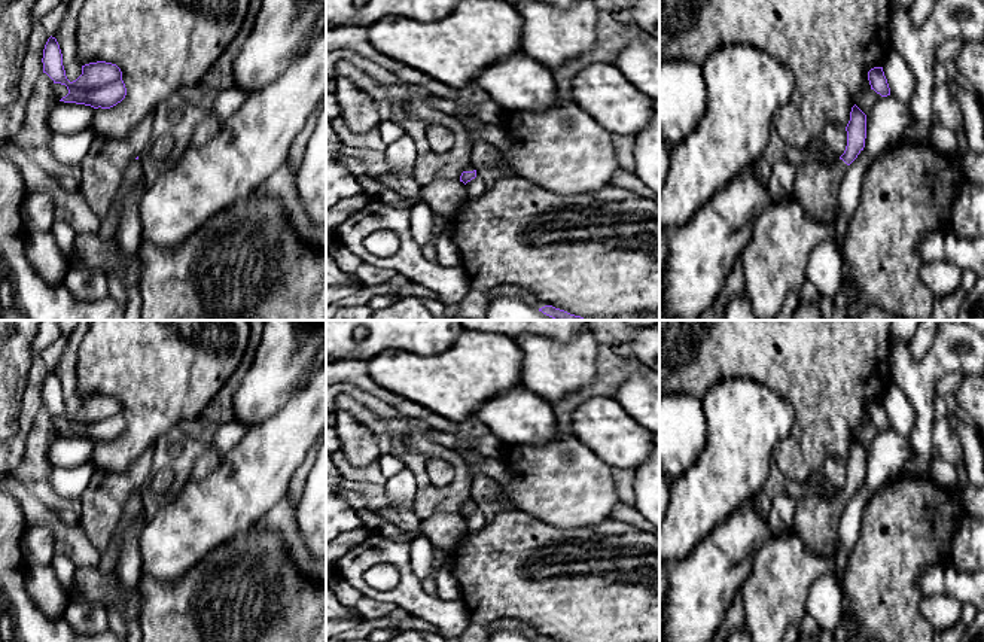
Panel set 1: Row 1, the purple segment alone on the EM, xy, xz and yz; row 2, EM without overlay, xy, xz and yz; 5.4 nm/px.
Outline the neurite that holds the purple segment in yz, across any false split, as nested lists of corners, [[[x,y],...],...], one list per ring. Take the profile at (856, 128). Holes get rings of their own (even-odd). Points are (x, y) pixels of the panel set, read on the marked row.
[[[854,104],[846,127],[847,146],[834,167],[807,161],[796,167],[795,198],[808,216],[817,222],[832,222],[838,210],[838,189],[847,167],[865,147],[866,115]]]

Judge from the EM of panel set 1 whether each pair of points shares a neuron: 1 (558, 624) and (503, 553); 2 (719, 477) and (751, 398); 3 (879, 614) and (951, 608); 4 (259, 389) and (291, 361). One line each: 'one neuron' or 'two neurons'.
1: one neuron
2: one neuron
3: two neurons
4: one neuron

